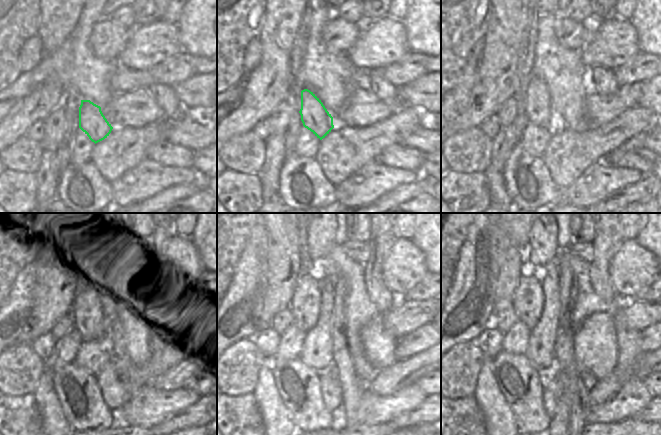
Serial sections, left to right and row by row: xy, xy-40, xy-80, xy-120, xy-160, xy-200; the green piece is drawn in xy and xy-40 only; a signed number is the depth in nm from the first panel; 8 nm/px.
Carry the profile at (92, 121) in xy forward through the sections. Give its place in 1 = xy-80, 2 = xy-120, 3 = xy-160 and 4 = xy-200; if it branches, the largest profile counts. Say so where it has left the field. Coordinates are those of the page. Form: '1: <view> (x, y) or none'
1: xy-80 (538, 110)
2: xy-120 (87, 314)
3: xy-160 (305, 305)
4: xy-200 (528, 296)

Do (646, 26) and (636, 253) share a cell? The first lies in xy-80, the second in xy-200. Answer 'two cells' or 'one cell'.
two cells

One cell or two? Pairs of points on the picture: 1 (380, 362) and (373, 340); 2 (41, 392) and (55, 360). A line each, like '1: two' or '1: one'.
1: one
2: two

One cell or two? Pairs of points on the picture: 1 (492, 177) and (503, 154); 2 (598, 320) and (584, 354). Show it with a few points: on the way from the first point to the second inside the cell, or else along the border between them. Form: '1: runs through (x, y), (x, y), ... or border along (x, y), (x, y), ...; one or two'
1: border along (491, 165), (502, 172); two
2: runs through (598, 328), (595, 342), (592, 346); one

